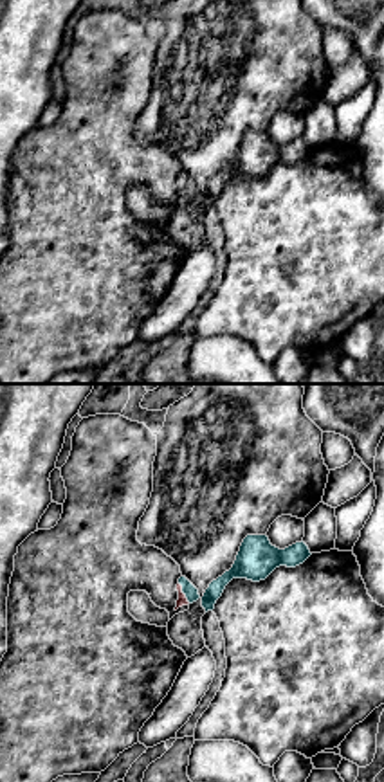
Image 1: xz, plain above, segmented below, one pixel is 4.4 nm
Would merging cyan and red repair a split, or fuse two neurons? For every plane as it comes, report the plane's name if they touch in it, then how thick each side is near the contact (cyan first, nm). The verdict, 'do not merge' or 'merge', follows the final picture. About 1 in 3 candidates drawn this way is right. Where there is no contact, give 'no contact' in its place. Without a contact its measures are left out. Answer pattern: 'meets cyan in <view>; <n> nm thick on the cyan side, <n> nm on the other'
meets cyan in xz; 60 nm thick on the cyan side, 50 nm on the other

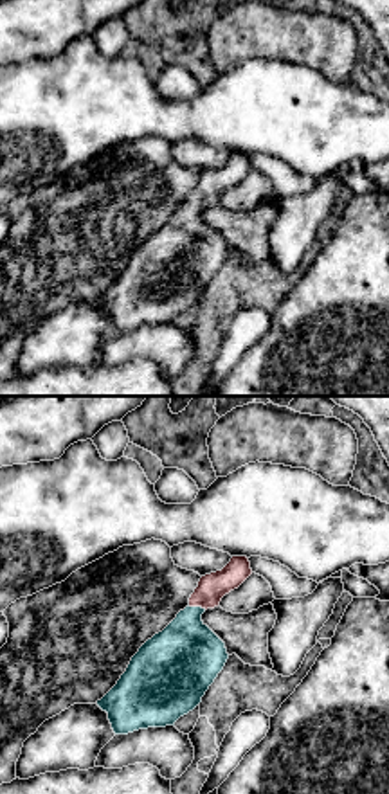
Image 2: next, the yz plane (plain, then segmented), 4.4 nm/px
meets cyan in yz; 320 nm thick on the cyan side, 130 nm on the other

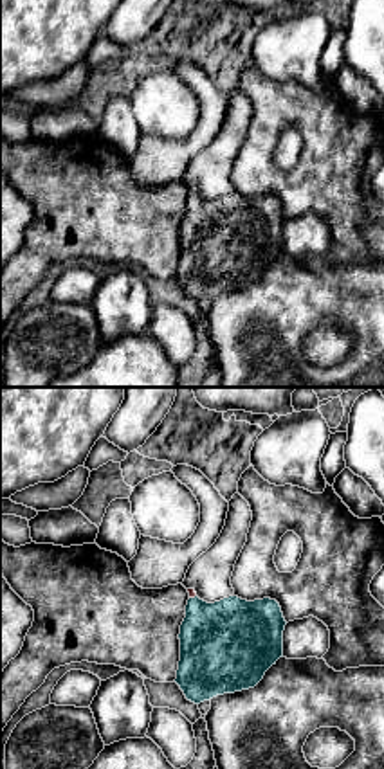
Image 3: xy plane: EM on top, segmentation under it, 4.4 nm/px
meets cyan in xy; 380 nm thick on the cyan side, 30 nm on the other

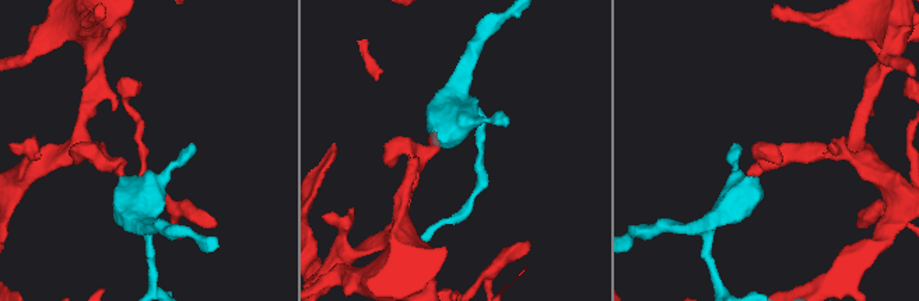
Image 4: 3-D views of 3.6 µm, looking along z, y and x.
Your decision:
merge

